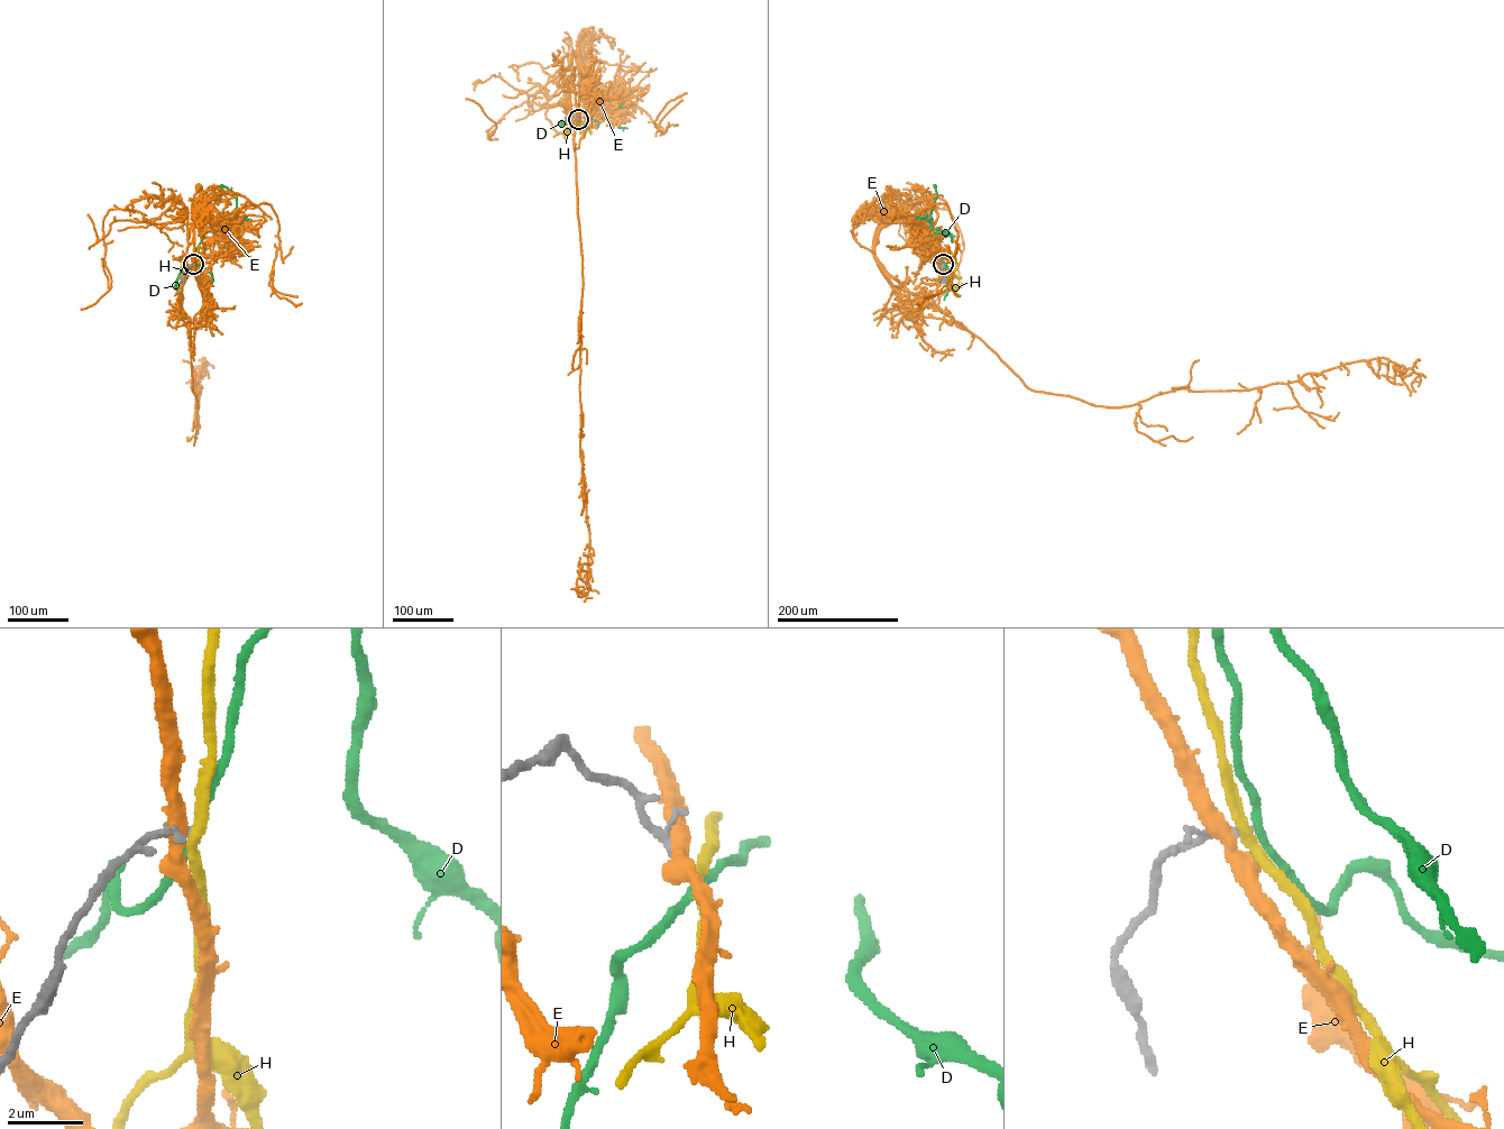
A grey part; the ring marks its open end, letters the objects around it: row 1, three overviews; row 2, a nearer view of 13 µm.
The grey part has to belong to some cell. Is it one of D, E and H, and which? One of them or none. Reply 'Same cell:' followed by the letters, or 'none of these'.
Same cell: none of these

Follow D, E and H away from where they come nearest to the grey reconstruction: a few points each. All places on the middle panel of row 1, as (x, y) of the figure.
D: (578, 119), (593, 103), (621, 108), (620, 112), (606, 111)
E: (577, 118), (581, 124), (605, 107), (598, 101), (595, 113), (583, 91)
H: (577, 118), (576, 124), (574, 121), (570, 128), (567, 128), (564, 137)

